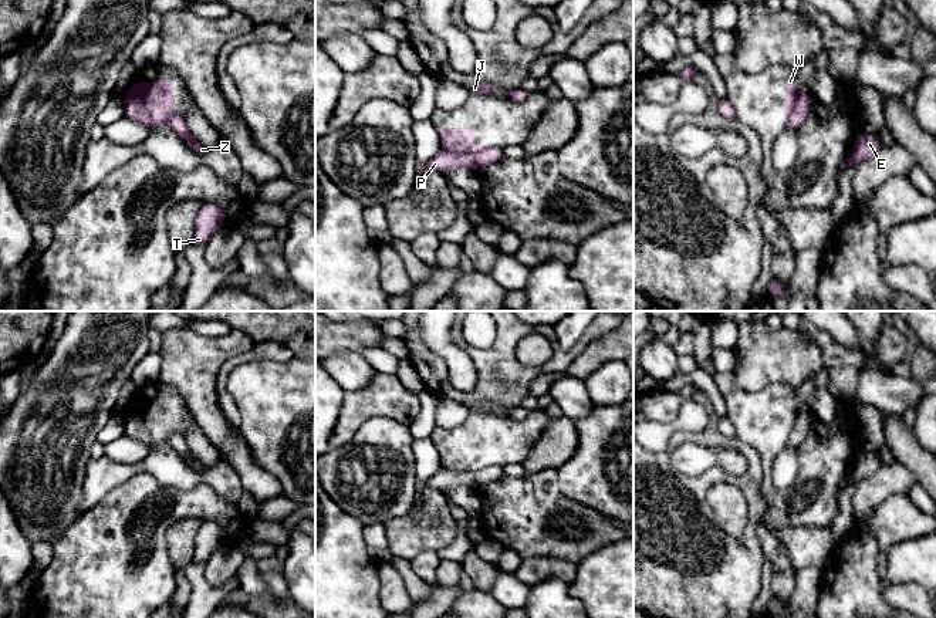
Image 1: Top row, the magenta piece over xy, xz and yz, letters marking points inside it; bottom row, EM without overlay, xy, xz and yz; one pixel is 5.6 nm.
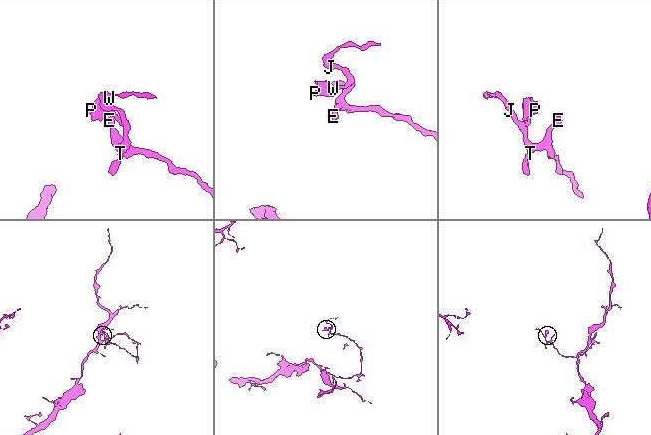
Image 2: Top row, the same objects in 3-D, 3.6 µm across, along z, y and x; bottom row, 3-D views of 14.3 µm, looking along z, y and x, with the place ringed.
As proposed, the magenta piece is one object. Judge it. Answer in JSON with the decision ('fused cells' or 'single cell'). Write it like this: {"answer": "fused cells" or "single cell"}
{"answer": "fused cells"}

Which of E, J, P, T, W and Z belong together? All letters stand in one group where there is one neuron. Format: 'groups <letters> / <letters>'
groups E J P T Z / W

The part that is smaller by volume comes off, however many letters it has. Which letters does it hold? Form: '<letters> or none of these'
W

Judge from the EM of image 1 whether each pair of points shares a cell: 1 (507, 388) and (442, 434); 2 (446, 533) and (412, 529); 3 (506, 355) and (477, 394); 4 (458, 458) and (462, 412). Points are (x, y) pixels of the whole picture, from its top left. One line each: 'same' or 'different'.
1: different
2: same
3: same
4: different

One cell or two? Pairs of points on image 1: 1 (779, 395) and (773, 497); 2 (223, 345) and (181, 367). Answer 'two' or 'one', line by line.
1: one
2: one

